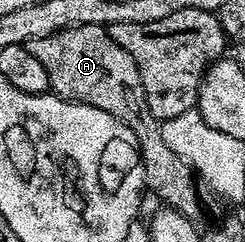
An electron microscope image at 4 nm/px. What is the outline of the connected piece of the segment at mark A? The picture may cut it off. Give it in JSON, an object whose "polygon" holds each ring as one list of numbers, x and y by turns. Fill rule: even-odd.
{"polygon":[[83,25,82,27,70,27,58,31,54,35,46,35,42,39,34,39,27,44,30,55,42,63,42,68,46,71,48,88,57,97,64,98,65,101,78,101,81,105,93,105,118,119,130,131,134,131,134,139,140,147,140,162,144,168,144,184,149,194,160,200,167,208,178,211,187,221,200,223,204,217,204,209,200,206,200,193,197,178,194,176,193,168,178,155,173,148,168,147,162,137,161,122,150,115,146,107,146,95,142,87,142,79,138,75,138,67,130,55,109,35,107,28,103,25]]}

